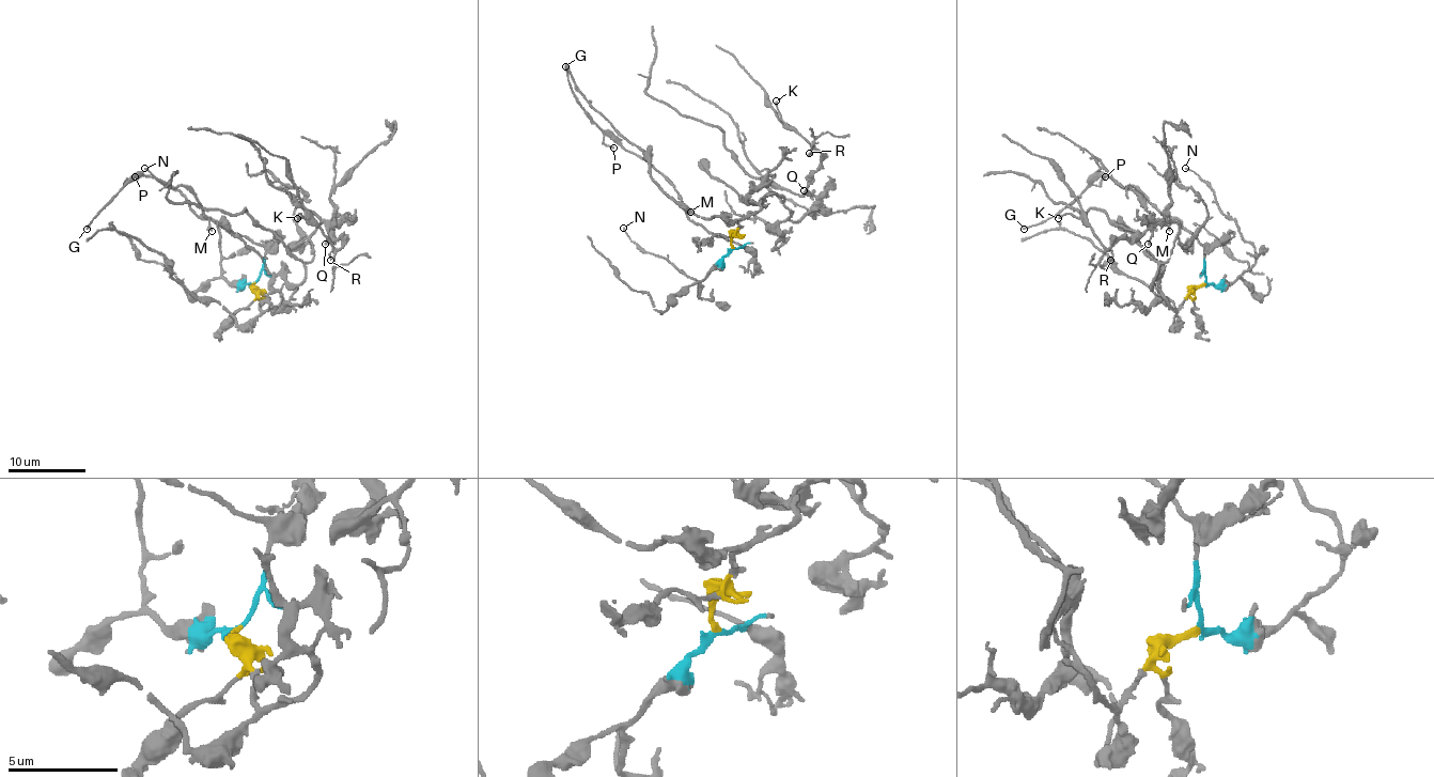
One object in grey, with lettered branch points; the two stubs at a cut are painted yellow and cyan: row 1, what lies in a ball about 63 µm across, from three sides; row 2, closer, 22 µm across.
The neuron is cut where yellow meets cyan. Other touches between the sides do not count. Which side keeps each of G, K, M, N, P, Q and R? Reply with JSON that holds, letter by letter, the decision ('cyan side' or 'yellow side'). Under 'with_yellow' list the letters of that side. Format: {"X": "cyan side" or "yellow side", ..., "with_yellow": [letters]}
{"G": "cyan side", "K": "yellow side", "M": "cyan side", "N": "cyan side", "P": "cyan side", "Q": "yellow side", "R": "yellow side", "with_yellow": ["K", "Q", "R"]}

